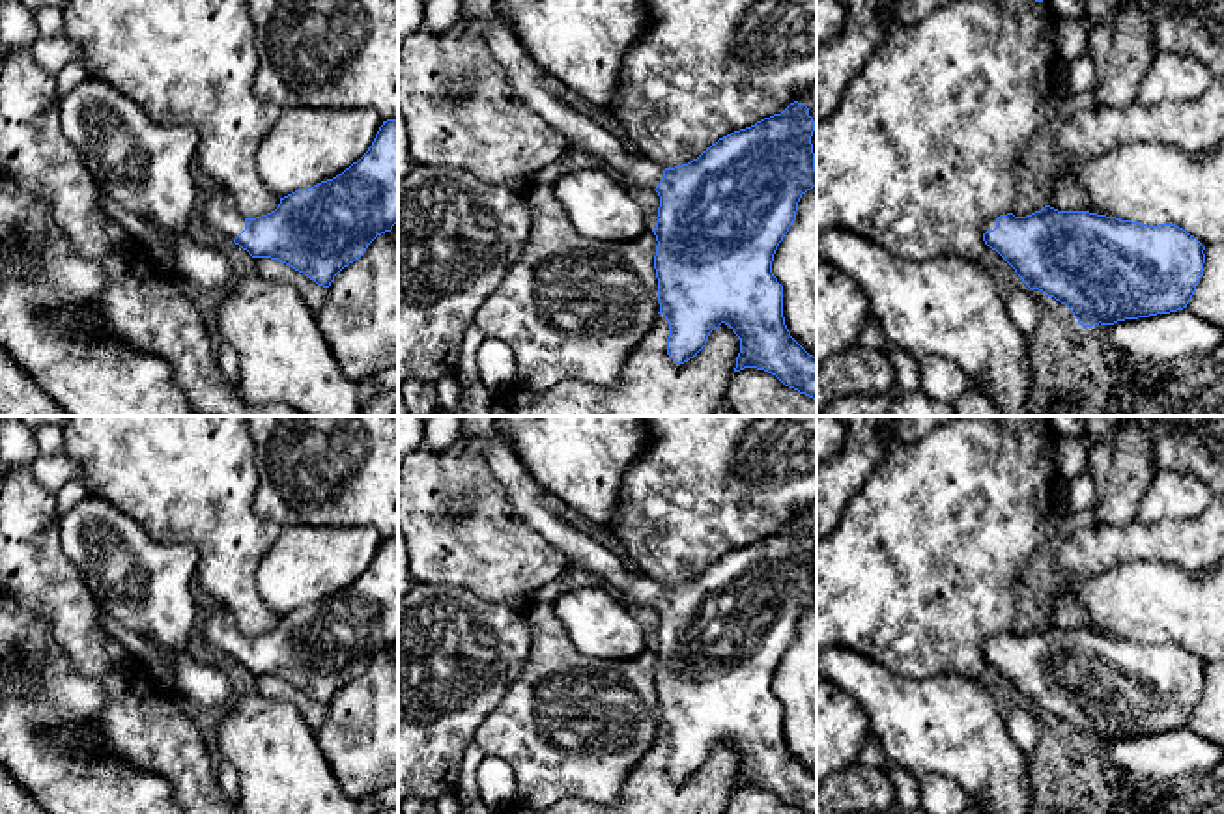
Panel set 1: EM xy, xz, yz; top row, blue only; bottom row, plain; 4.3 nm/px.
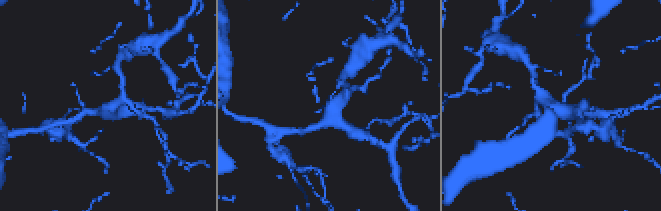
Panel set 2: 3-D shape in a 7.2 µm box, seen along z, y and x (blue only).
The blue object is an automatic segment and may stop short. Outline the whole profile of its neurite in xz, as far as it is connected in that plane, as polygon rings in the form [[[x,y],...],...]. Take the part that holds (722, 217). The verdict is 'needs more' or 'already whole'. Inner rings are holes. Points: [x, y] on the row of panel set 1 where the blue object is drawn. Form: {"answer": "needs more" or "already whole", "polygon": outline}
{"answer": "needs more", "polygon": [[[460,0],[460,17],[486,28],[486,39],[518,95],[555,127],[568,146],[598,155],[605,166],[626,177],[632,190],[658,192],[654,269],[658,314],[669,323],[667,355],[676,364],[688,362],[706,345],[710,332],[725,323],[740,338],[734,372],[764,370],[817,401],[817,358],[790,336],[783,317],[783,286],[772,273],[774,254],[796,220],[800,198],[817,187],[811,144],[815,121],[809,108],[794,101],[781,114],[719,138],[691,162],[663,168],[648,157],[626,153],[619,138],[574,105],[555,99],[544,86],[548,73],[505,24],[495,0]]]}

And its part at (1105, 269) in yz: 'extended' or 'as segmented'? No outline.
extended

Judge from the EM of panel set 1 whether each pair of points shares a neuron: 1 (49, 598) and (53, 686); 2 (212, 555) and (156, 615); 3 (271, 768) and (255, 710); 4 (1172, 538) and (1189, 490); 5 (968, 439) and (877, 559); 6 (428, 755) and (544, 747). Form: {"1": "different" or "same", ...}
{"1": "different", "2": "different", "3": "same", "4": "different", "5": "same", "6": "different"}

